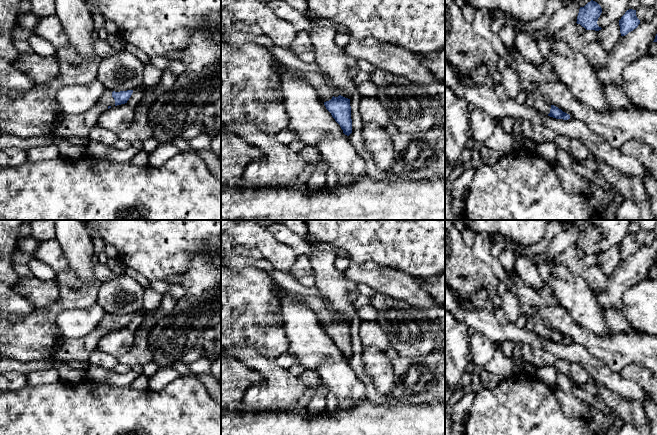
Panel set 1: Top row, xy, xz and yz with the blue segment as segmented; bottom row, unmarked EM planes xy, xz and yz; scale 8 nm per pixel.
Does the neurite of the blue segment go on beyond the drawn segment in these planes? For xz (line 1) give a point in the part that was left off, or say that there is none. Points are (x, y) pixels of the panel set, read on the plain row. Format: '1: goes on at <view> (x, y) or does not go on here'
1: goes on at xz (325, 315)

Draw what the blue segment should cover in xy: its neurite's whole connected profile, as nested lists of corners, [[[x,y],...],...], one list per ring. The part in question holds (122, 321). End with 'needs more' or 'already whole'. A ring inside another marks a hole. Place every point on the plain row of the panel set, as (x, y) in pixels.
[[[105,313],[98,326],[88,335],[81,338],[63,338],[52,359],[61,362],[88,363],[89,357],[97,349],[100,339],[113,330],[127,327],[132,317],[133,314],[115,316]]]; needs more

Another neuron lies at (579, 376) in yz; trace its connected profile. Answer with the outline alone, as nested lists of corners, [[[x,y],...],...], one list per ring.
[[[571,363],[569,377],[571,378],[573,383],[578,386],[594,383],[591,376],[579,363]]]

